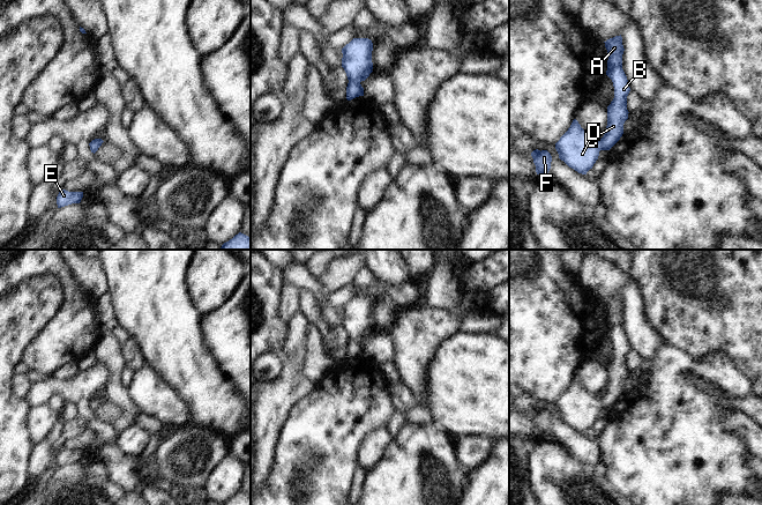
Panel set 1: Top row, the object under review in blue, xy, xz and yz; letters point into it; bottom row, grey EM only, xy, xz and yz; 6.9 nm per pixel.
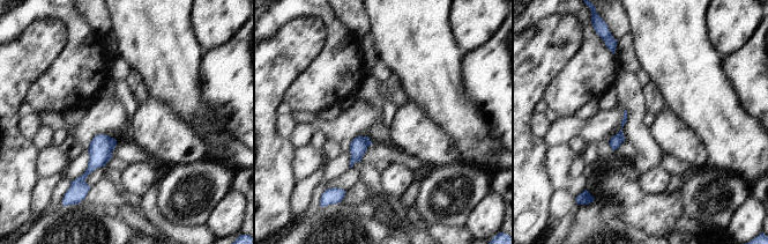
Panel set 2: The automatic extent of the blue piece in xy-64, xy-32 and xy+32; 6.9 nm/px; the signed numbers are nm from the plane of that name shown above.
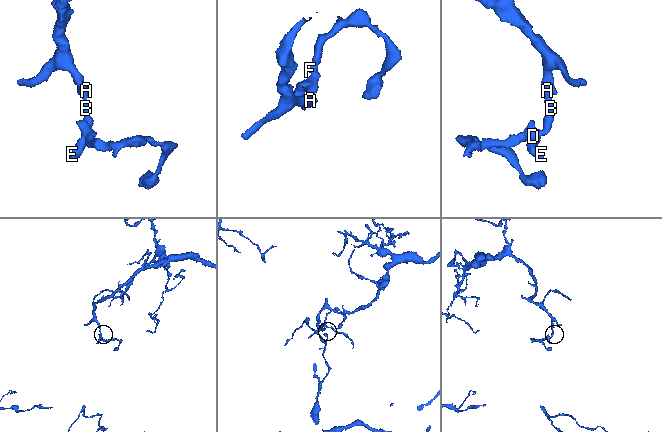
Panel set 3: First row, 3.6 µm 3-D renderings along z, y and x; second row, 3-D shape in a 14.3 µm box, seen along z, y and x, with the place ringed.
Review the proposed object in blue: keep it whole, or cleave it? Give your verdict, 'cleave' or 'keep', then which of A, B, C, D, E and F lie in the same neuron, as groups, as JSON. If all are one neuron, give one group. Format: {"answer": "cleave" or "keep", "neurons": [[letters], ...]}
{"answer": "keep", "neurons": [["A", "B", "C", "D", "E", "F"]]}

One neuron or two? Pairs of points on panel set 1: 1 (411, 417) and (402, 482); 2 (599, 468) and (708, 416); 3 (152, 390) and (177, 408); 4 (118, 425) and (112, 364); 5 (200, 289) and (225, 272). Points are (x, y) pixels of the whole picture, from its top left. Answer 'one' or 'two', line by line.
1: two
2: two
3: one
4: one
5: one

